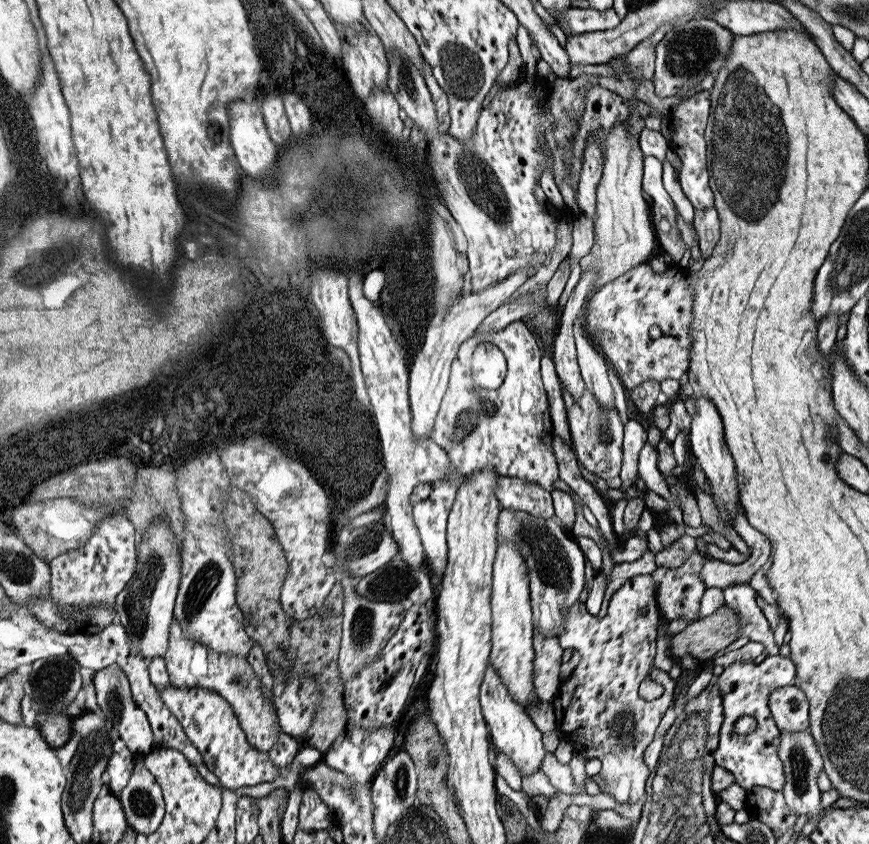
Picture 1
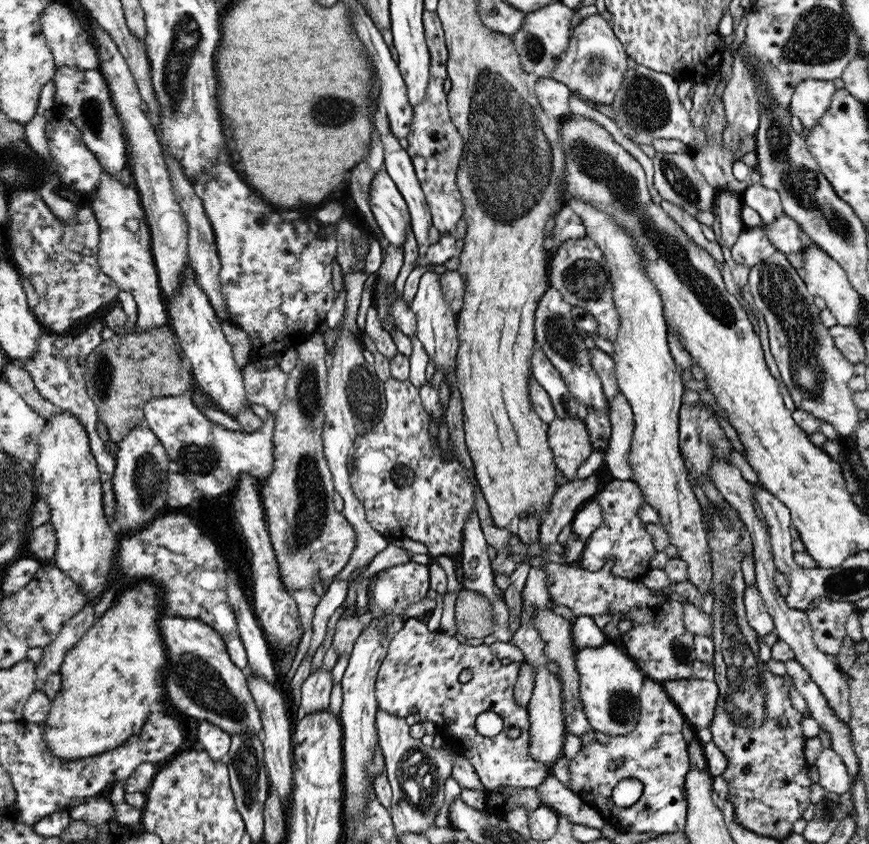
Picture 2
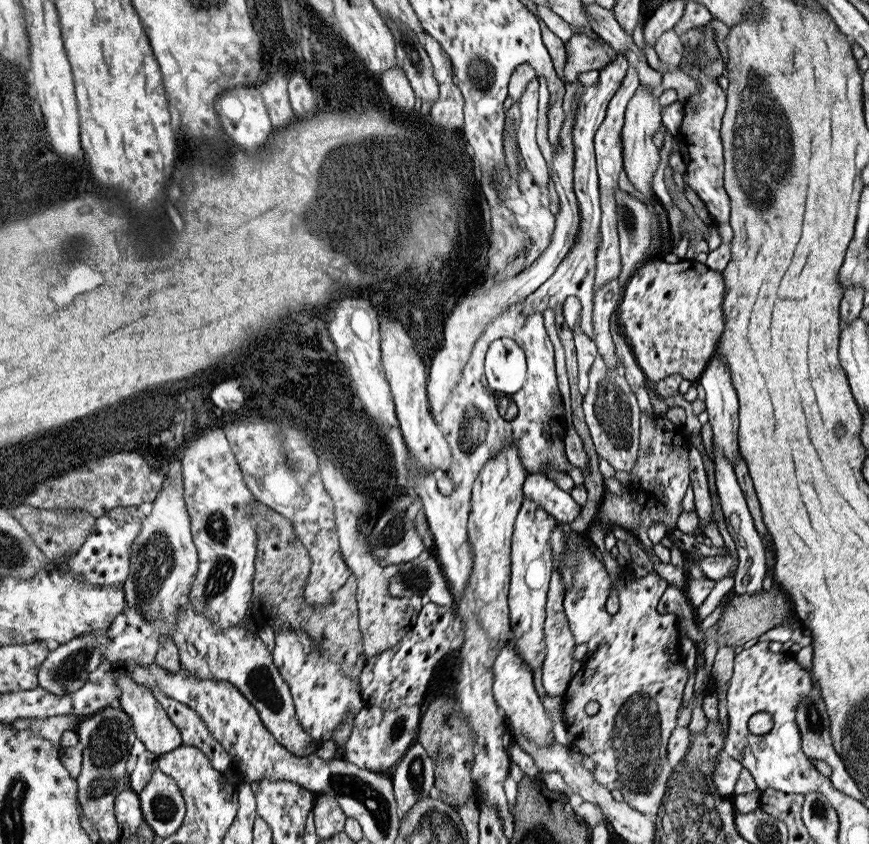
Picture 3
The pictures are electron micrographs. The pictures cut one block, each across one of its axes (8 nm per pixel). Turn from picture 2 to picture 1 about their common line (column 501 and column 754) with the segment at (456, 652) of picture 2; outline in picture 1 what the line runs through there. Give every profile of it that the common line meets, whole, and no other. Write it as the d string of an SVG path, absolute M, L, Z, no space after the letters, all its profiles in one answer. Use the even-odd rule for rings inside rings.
M763 656L761 660L739 660L727 666L717 682L717 688L723 698L723 724L719 730L719 748L715 748L715 764L725 768L725 772L733 774L735 782L743 790L751 790L755 786L763 786L775 792L783 792L785 788L785 772L783 762L777 756L781 730L777 728L771 710L769 710L769 696L771 692L793 686L795 684L797 666L791 658L785 656ZM741 716L753 716L759 724L753 734L737 734L735 722Z

